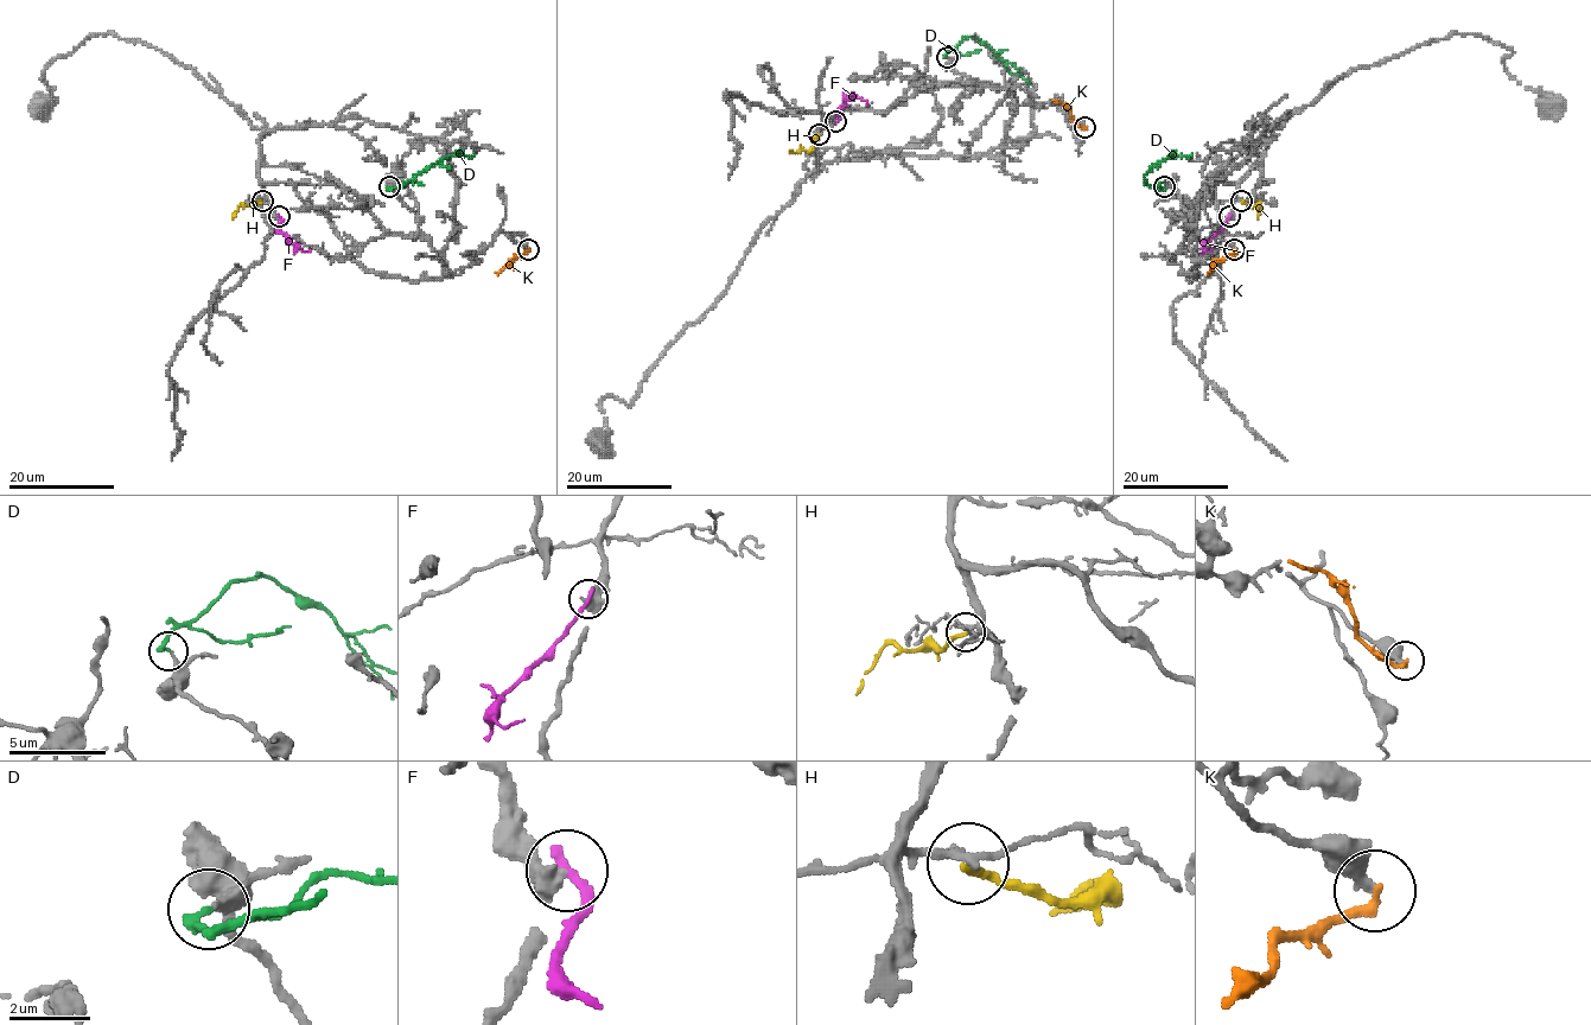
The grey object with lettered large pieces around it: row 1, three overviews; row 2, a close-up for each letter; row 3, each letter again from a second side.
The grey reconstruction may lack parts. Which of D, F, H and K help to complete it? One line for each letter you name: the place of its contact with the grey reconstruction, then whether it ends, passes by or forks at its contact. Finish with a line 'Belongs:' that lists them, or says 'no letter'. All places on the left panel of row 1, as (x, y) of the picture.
Belongs: no letter

